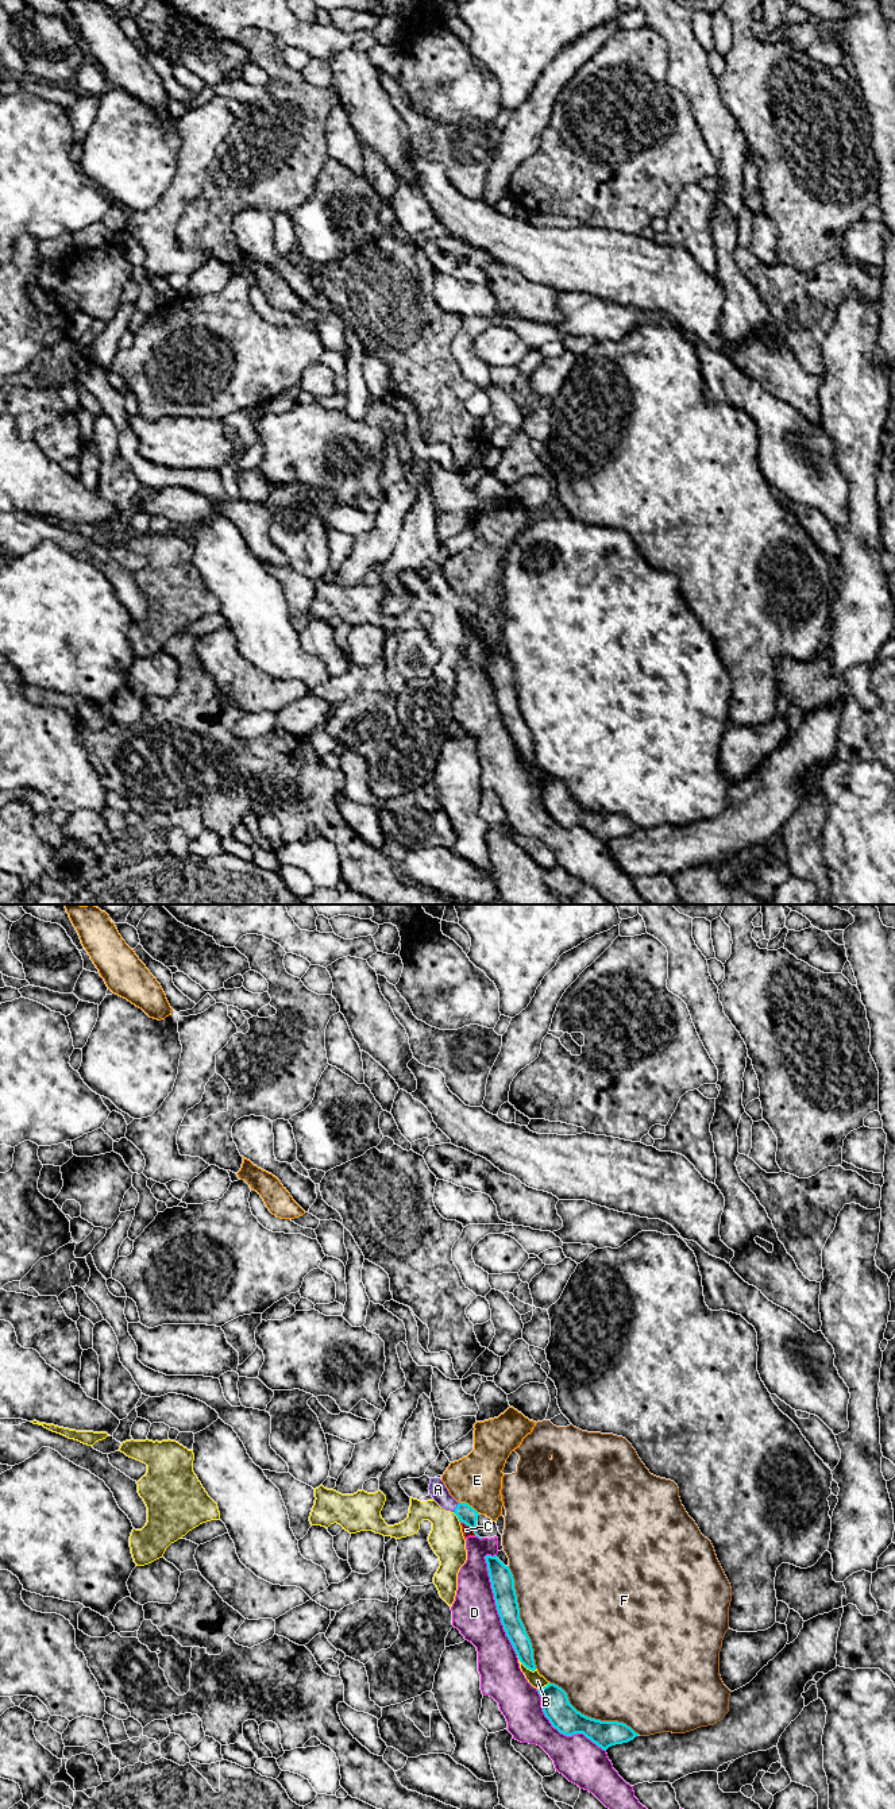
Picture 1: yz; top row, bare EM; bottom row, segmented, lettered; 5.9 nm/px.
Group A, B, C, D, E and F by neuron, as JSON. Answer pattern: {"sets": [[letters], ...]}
{"sets": [["A"], ["B"], ["C", "D", "E"], ["F"]]}

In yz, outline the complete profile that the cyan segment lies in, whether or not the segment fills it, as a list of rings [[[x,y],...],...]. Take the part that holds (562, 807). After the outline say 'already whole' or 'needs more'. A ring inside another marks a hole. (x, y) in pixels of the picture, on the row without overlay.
[[[555,776],[537,782],[541,801],[553,821],[566,829],[583,826],[602,842],[633,833],[636,826],[618,814],[601,814],[578,805],[568,794],[567,786]]]; already whole

